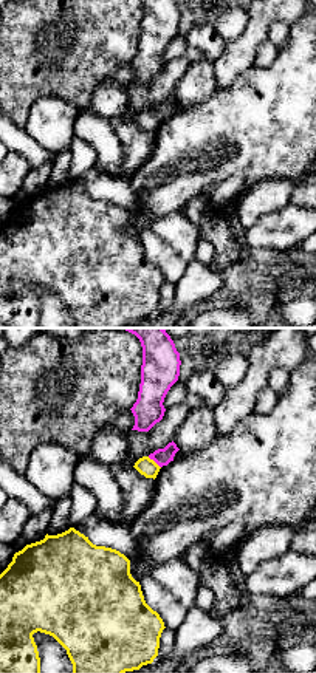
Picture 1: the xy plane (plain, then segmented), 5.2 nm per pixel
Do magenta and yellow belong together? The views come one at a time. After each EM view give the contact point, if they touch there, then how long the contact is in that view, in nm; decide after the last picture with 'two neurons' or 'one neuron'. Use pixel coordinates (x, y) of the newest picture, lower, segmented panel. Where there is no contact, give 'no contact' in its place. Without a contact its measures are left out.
contact (154, 460); length 90 nm

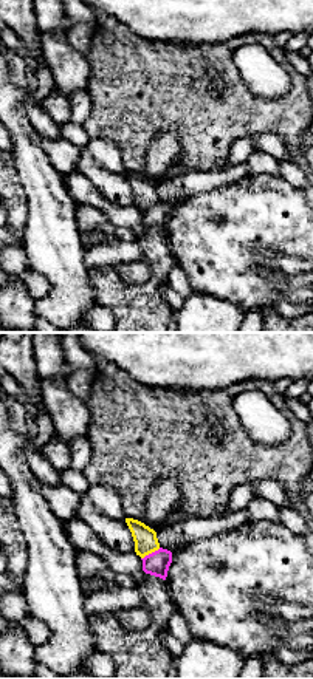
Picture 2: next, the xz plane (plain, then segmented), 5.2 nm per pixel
contact (152, 552); length 120 nm

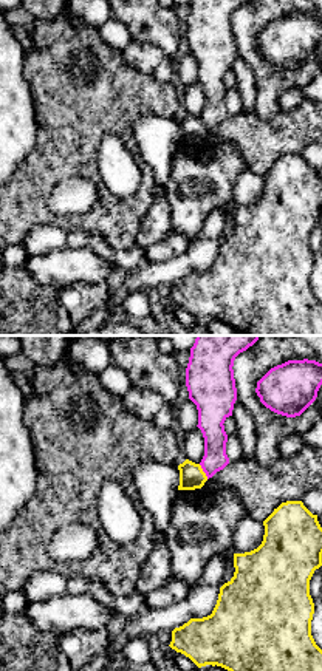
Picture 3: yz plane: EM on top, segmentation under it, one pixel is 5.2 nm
contact (203, 470); length 90 nm

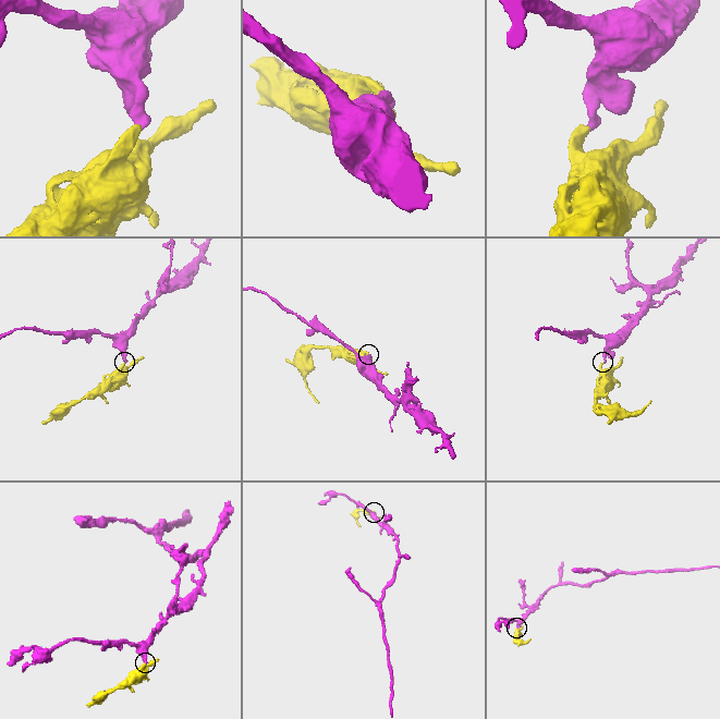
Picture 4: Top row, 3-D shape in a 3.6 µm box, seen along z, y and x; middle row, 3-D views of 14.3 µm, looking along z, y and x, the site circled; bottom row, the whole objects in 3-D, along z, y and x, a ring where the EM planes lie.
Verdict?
two neurons

